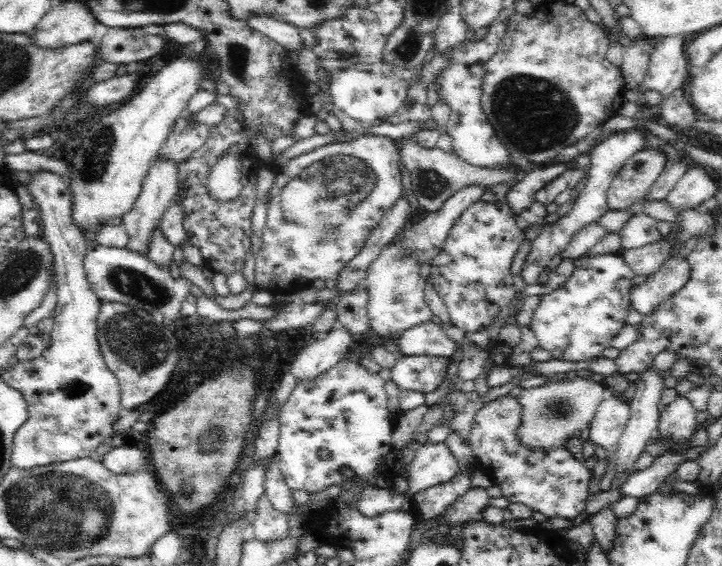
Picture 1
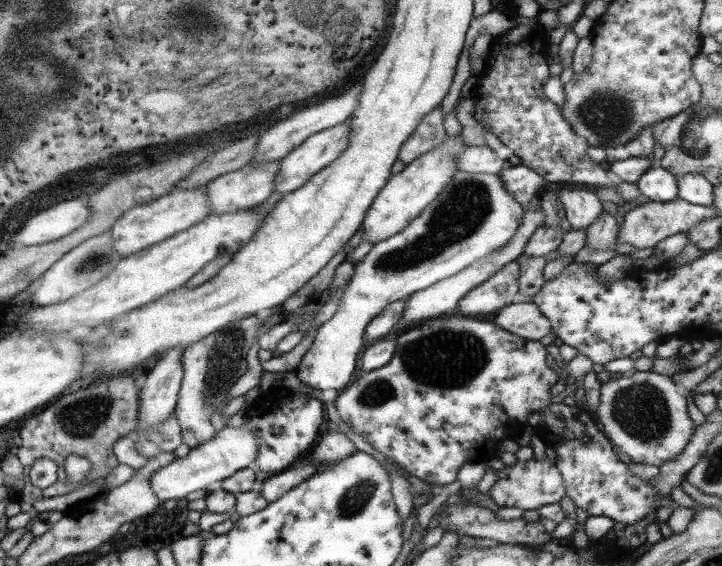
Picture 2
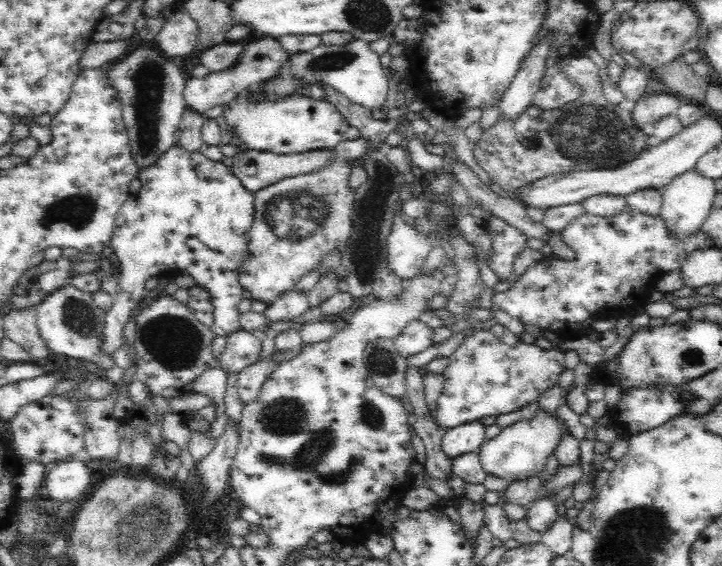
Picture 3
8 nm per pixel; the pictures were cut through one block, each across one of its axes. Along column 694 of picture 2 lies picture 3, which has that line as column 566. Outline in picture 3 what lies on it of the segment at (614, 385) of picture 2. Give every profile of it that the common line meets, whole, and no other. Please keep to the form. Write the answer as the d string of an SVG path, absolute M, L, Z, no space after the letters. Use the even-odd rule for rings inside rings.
M544 412L538 414L531 421L520 421L503 428L495 438L485 440L479 448L479 459L487 474L494 474L508 482L530 478L543 471L548 454L552 454L558 438L567 430L562 420L554 415L547 416Z

